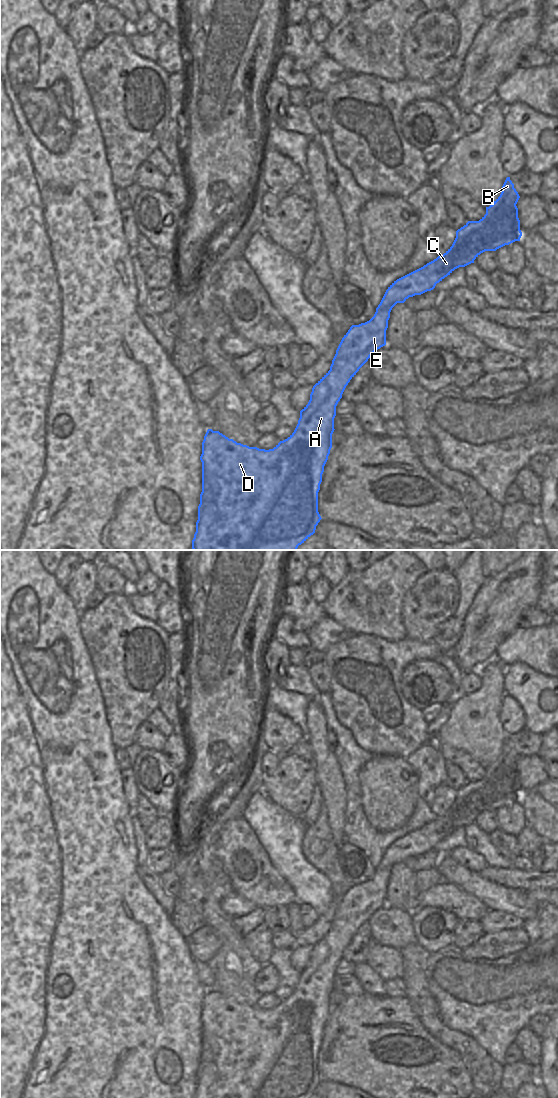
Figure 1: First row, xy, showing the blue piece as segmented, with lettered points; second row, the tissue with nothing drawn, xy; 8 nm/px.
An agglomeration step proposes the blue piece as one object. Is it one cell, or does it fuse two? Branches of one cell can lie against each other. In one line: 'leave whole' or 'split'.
leave whole

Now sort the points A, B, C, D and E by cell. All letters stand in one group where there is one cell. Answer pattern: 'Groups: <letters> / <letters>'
Groups: A B C D E

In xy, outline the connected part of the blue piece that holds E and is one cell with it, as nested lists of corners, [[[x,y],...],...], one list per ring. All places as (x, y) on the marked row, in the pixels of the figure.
[[[507,177],[500,196],[486,207],[486,214],[479,221],[468,221],[456,231],[452,246],[441,256],[423,267],[397,279],[386,290],[374,316],[367,322],[352,325],[342,338],[332,360],[330,370],[313,386],[308,404],[300,411],[300,418],[294,432],[280,441],[273,449],[249,447],[229,439],[219,431],[208,429],[202,442],[202,492],[198,506],[196,532],[192,540],[193,550],[297,550],[315,533],[322,519],[318,512],[318,492],[322,482],[324,466],[332,448],[336,406],[342,394],[359,369],[370,356],[386,345],[386,330],[390,312],[397,303],[404,303],[409,297],[421,295],[435,288],[436,284],[455,269],[465,267],[485,251],[496,251],[515,241],[520,241],[522,232],[516,206],[520,196],[514,184]]]

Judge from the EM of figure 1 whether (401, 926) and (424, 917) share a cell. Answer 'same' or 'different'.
different

